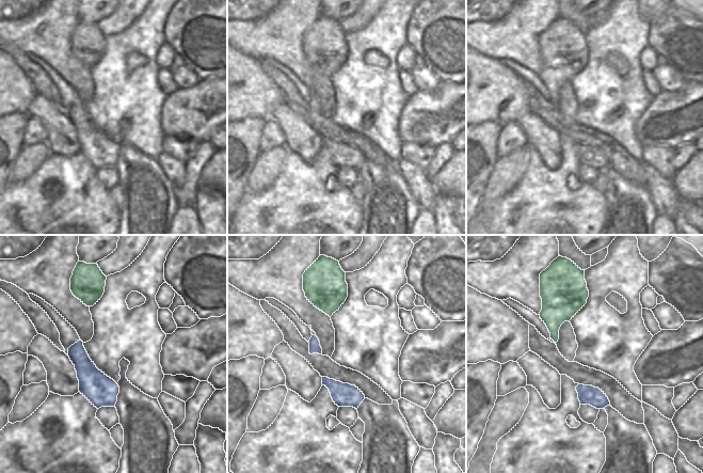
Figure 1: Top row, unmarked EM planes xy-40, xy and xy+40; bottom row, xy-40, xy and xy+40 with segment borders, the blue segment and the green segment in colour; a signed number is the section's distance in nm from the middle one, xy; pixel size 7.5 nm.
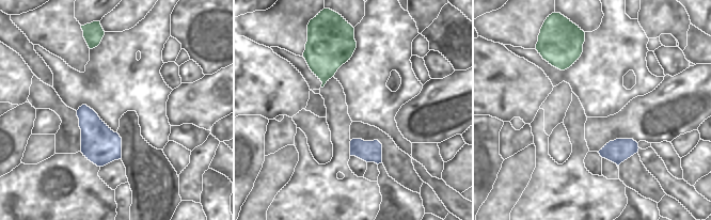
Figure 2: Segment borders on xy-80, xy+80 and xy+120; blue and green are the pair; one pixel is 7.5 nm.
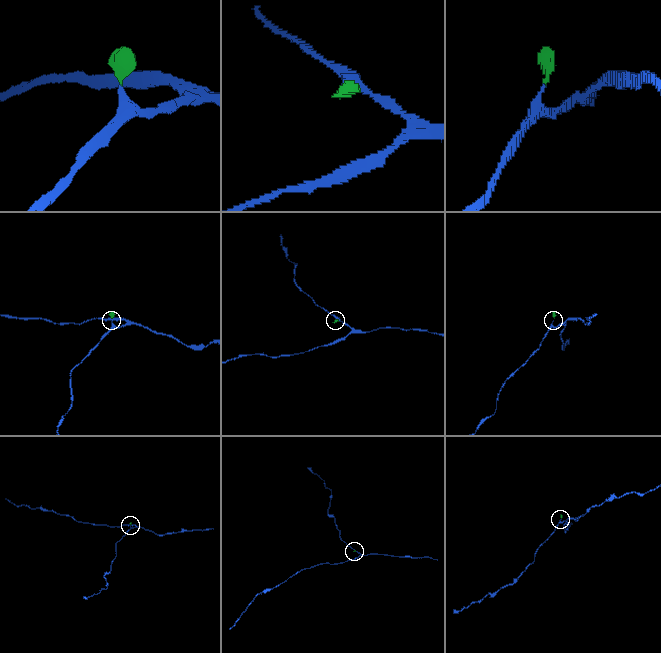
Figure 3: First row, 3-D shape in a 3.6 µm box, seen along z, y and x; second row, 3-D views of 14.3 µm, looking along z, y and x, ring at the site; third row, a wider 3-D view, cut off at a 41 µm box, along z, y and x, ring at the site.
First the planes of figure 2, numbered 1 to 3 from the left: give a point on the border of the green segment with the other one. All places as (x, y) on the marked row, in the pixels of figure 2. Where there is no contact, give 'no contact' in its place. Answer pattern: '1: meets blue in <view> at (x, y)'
1: no contact
2: no contact
3: no contact

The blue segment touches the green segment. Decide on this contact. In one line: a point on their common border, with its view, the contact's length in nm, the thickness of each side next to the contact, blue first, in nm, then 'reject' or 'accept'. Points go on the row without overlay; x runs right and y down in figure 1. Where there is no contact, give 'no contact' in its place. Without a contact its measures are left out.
meets blue in xy+40 at (553, 101); contact 60 nm long; 20 nm thick on the blue side, 220 nm on the other; accept

